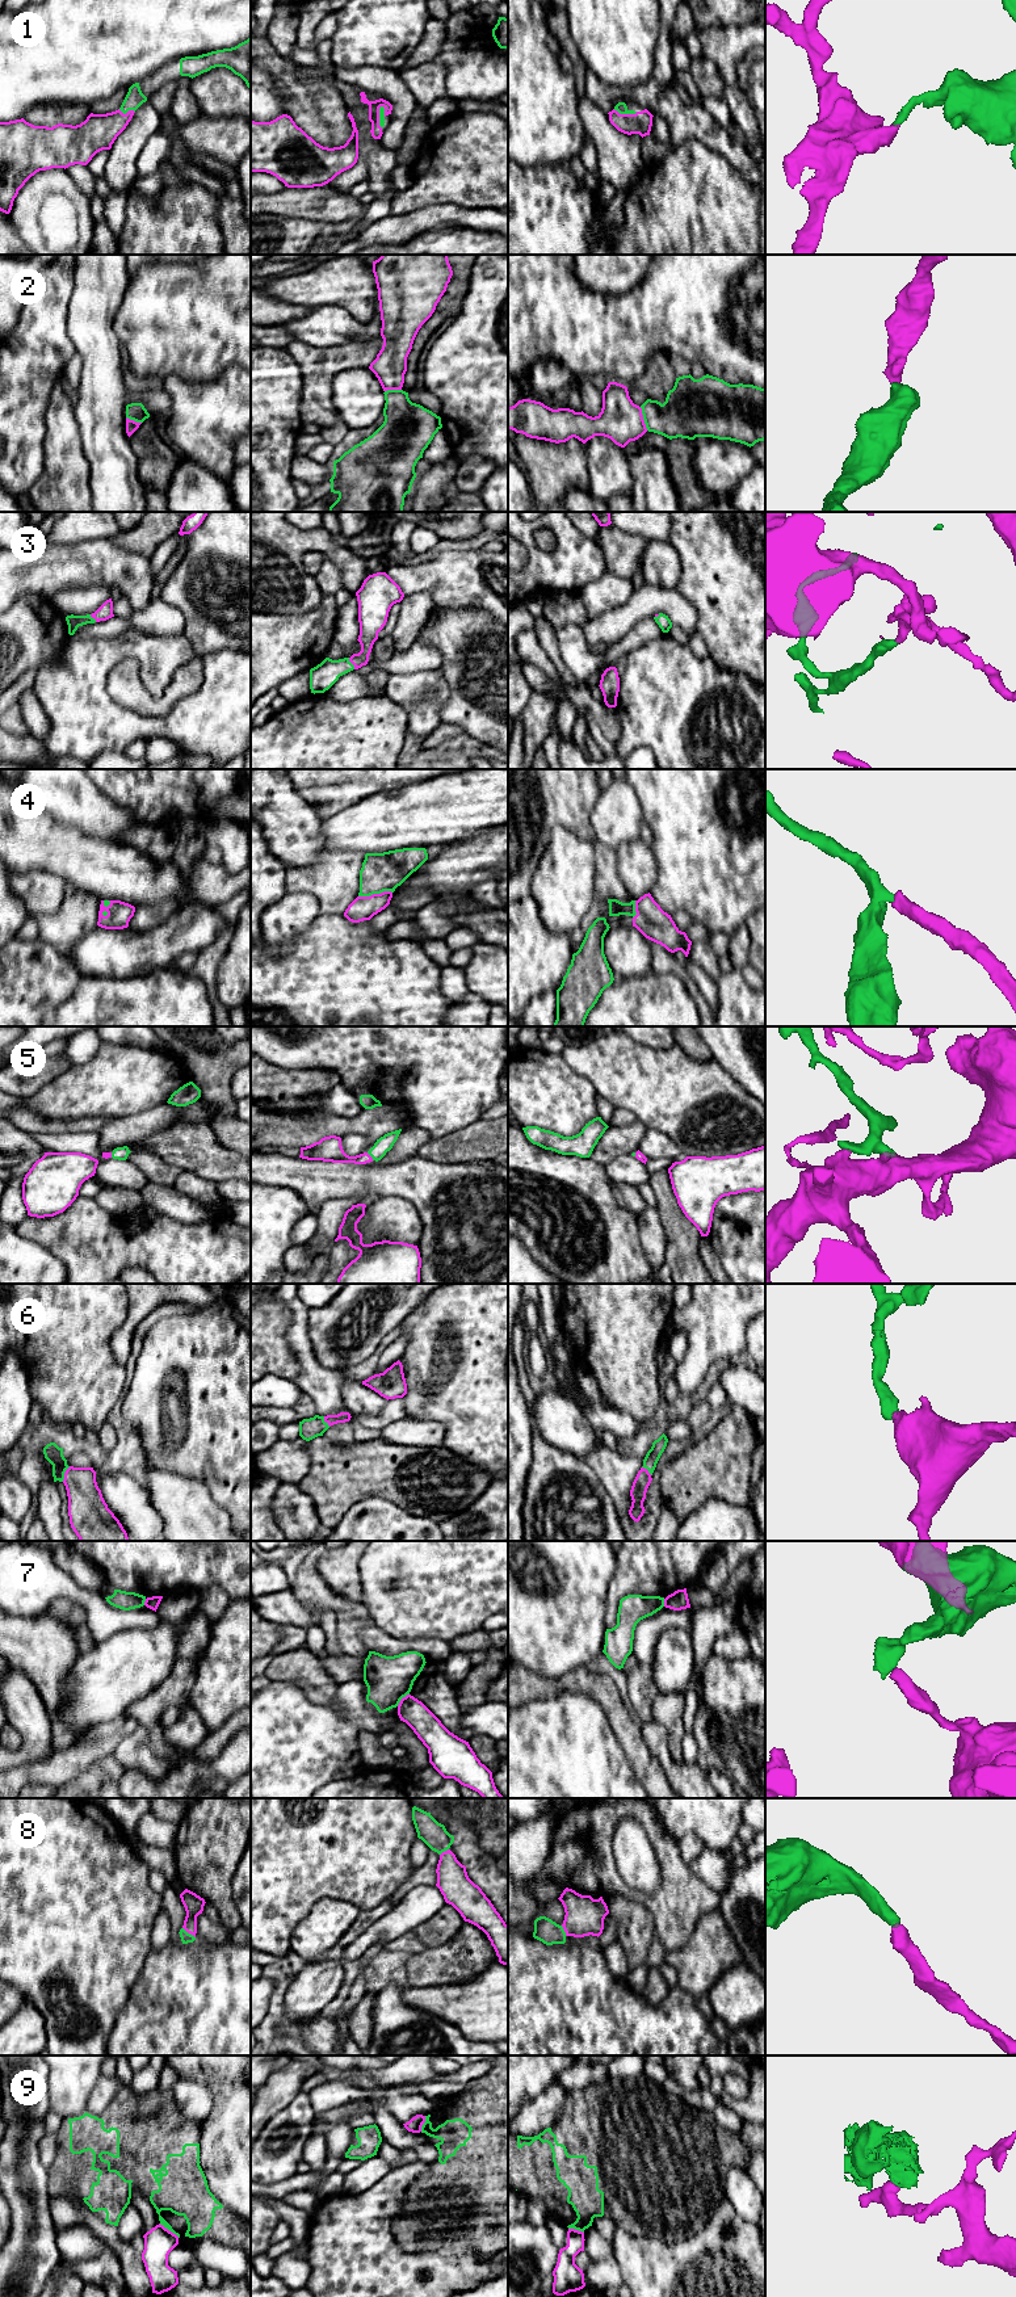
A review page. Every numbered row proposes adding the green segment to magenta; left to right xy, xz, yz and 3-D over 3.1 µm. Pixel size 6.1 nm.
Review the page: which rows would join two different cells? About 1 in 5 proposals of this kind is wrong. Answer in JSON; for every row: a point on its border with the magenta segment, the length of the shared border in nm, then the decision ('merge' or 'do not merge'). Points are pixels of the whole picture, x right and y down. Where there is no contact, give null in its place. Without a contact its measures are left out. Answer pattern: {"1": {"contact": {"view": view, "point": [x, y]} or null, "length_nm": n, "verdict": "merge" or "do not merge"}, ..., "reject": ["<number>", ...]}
{"1": {"contact": {"view": "xz", "point": [378, 117]}, "length_nm": 140, "verdict": "merge"}, "2": {"contact": {"view": "yz", "point": [642, 419]}, "length_nm": 150, "verdict": "merge"}, "3": {"contact": {"view": "xz", "point": [351, 662]}, "length_nm": 80, "verdict": "merge"}, "4": {"contact": {"view": "xz", "point": [374, 894]}, "length_nm": 220, "verdict": "merge"}, "5": {"contact": {"view": "xz", "point": [370, 1157]}, "length_nm": 60, "verdict": "merge"}, "6": {"contact": {"view": "xy", "point": [64, 1474]}, "length_nm": 110, "verdict": "merge"}, "7": {"contact": {"view": "xz", "point": [402, 1699]}, "length_nm": 110, "verdict": "do not merge"}, "8": {"contact": {"view": "xy", "point": [189, 1932]}, "length_nm": 100, "verdict": "merge"}, "9": {"contact": {"view": "xy", "point": [168, 2230]}, "length_nm": 150, "verdict": "do not merge"}, "reject": ["7", "9"]}

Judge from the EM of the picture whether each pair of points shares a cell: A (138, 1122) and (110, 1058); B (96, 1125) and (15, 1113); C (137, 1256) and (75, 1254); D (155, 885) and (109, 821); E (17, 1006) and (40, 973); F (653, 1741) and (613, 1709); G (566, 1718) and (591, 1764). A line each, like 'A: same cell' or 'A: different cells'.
A: different cells
B: same cell
C: same cell
D: same cell
E: same cell
F: different cells
G: same cell

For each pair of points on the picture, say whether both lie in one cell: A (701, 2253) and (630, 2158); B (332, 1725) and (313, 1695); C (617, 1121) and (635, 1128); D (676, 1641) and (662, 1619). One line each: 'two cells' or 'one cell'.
A: two cells
B: two cells
C: two cells
D: two cells

